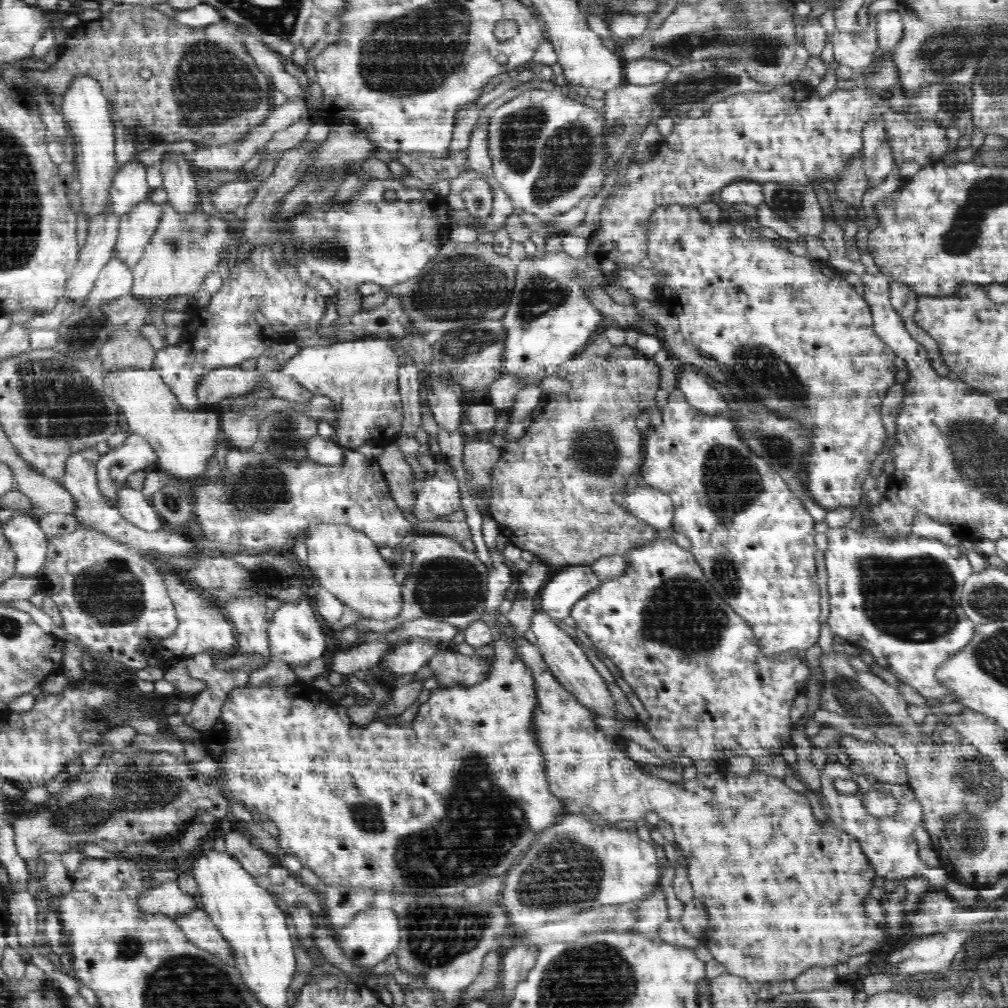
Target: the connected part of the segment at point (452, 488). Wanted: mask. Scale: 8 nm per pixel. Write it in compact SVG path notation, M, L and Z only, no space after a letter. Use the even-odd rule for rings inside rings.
M445 459L438 460L434 475L414 480L416 502L414 514L418 521L434 521L452 514L461 507L458 478Z

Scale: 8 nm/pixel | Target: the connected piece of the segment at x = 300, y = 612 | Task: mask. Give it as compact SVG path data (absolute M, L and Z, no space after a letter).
M304 594L300 602L295 604L281 603L279 610L273 613L273 618L267 630L270 656L278 658L277 661L285 663L290 668L308 665L315 658L324 656L326 646L328 646L326 635L329 632L314 615L314 603Z

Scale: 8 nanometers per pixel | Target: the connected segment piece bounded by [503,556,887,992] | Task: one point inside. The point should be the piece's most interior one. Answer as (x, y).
(784, 892)

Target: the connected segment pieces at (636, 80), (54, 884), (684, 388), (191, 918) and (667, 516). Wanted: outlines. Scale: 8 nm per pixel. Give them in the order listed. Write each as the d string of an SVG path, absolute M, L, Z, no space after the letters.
M632 60L625 66L624 83L635 86L650 86L668 78L672 67L658 60Z
M40 850L38 856L44 863L42 880L47 891L56 896L70 894L74 890L74 880L62 863L61 853Z
M692 366L692 368L681 369L677 386L684 393L687 401L696 410L710 415L722 414L722 412L726 412L726 410L728 410L728 408L726 408L726 402L724 402L724 398L722 398L722 396L726 396L726 394L720 394L720 388L718 388L716 384L714 384L714 386L710 386L710 382L712 381L700 376L696 369L694 369L694 366Z
M198 904L193 911L174 917L177 925L196 946L215 954L228 964L235 964L233 952L223 934L217 929L213 918Z
M639 485L625 493L627 510L654 529L668 529L674 520L674 503L664 492Z

